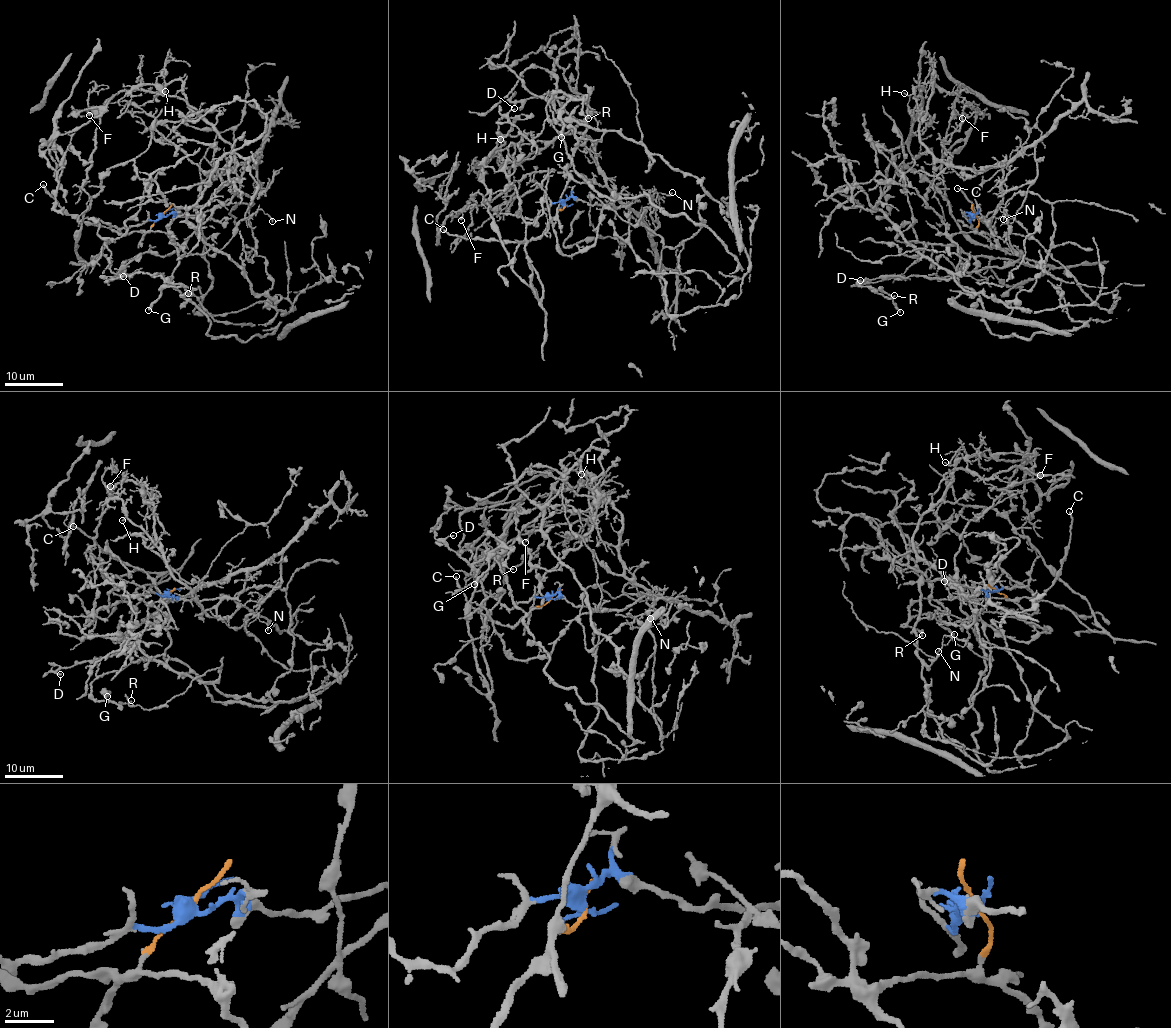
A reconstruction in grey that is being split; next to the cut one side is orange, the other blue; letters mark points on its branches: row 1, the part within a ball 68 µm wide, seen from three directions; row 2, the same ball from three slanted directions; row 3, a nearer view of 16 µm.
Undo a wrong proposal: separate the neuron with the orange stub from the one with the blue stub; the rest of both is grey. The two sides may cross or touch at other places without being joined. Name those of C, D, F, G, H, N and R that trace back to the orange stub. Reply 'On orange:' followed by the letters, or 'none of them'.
On orange: C, D, G, R

